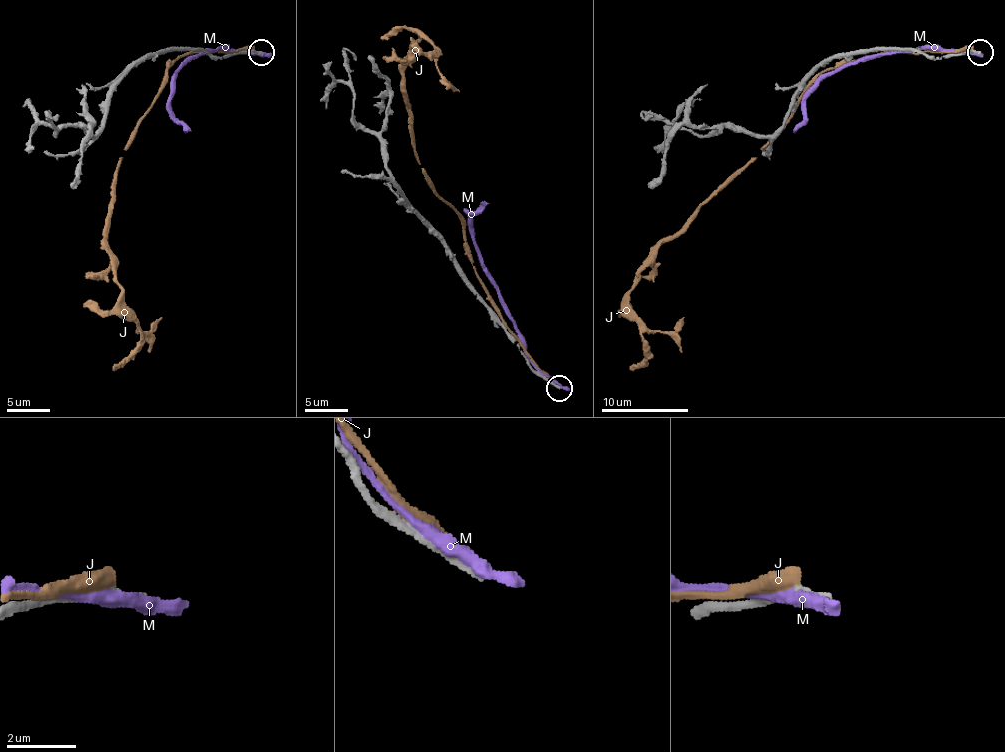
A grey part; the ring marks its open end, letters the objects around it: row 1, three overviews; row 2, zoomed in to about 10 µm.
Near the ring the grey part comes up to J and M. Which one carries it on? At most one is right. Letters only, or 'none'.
none

